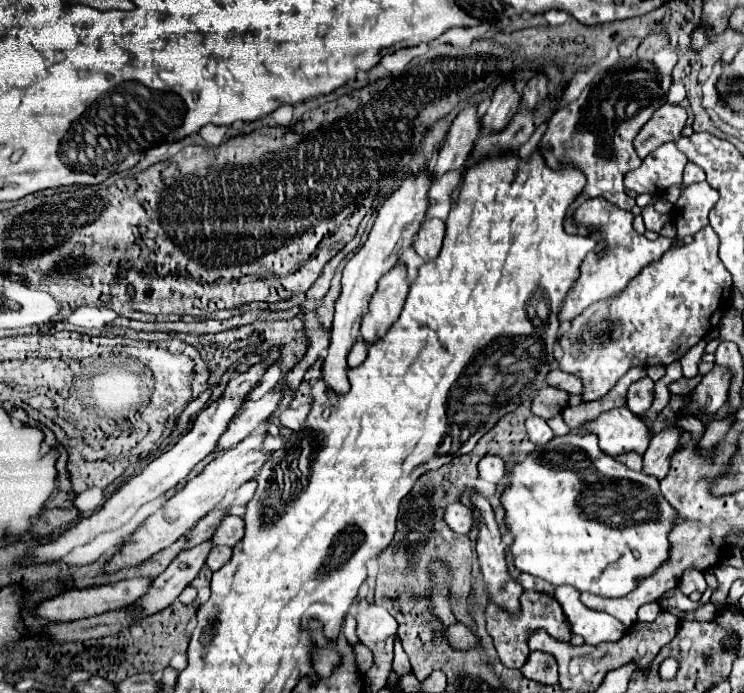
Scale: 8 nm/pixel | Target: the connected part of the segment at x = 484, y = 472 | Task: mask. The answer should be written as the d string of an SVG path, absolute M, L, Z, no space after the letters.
M486 454L480 464L478 464L478 472L480 472L480 478L486 480L486 482L492 482L492 484L498 484L500 478L506 476L506 468L504 468L504 460L500 456L494 456L494 454Z

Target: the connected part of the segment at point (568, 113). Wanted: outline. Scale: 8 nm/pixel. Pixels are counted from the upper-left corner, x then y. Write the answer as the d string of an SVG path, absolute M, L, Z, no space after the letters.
M638 56L626 58L626 60L618 60L616 66L612 66L610 70L604 70L600 74L594 76L594 80L582 90L580 98L574 100L572 104L566 104L564 108L560 108L550 120L548 120L548 128L540 140L540 152L546 158L550 168L560 168L562 162L574 164L576 168L580 168L586 178L586 190L584 194L588 194L590 198L604 198L610 204L614 204L616 208L622 210L630 210L636 202L634 198L630 198L624 192L624 174L638 168L642 164L642 160L638 158L638 154L634 152L632 140L638 134L638 130L644 126L644 122L662 106L666 104L666 96L668 96L668 88L672 84L672 76L664 76L658 72L658 68L648 62L648 60L640 60Z

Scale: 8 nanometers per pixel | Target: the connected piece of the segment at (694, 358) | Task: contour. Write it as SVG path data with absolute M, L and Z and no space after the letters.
M700 340L700 344L692 346L692 348L684 354L684 358L680 360L680 364L682 364L682 376L684 376L684 378L694 378L694 376L698 374L698 362L700 362L700 358L702 358L702 354L704 354L704 348L706 348L706 342Z

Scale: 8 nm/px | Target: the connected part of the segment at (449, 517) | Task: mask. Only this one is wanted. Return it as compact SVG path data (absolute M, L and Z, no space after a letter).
M452 502L452 504L448 504L448 508L444 508L444 522L448 524L448 528L452 528L452 532L466 536L470 532L470 528L474 526L472 508L468 508L460 502Z

